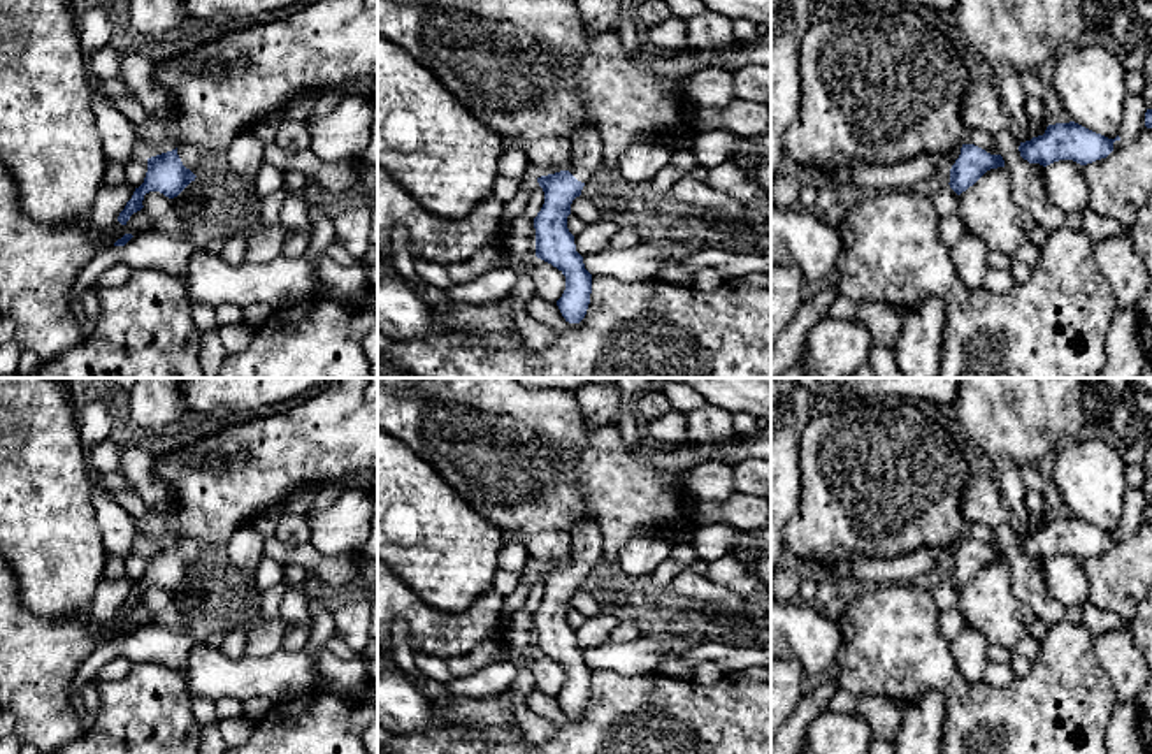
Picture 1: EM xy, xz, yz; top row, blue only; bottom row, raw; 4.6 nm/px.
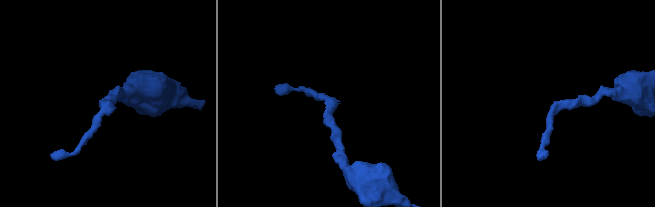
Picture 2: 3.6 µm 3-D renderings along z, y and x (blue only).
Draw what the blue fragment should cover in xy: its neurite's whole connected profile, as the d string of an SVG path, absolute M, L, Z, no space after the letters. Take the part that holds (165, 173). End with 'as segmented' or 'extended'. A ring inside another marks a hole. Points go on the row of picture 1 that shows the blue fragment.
M183 142L172 151L148 158L144 183L135 188L118 221L126 225L130 216L144 207L142 200L149 192L160 192L169 199L177 197L204 169L204 156L205 151L202 148Z; extended

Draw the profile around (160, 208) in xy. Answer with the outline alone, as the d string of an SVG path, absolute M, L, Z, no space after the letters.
M149 192L144 195L142 206L153 220L153 230L174 239L190 237L190 225L176 214L172 199L160 192Z

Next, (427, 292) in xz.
M409 279L406 281L414 290L414 294L420 295L427 302L432 302L432 304L450 302L444 288L437 288L434 285L418 285Z

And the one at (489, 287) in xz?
M506 265L495 271L481 272L465 283L453 283L446 295L455 304L483 306L508 297L516 285L516 267Z

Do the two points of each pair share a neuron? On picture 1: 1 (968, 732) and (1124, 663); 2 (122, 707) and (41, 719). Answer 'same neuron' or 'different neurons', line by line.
1: different neurons
2: different neurons

